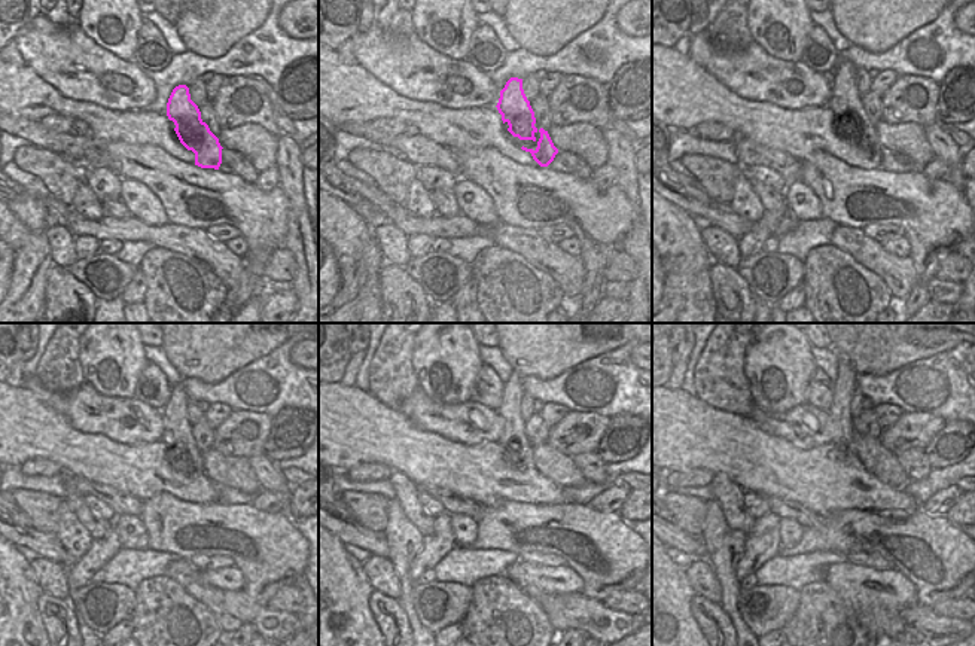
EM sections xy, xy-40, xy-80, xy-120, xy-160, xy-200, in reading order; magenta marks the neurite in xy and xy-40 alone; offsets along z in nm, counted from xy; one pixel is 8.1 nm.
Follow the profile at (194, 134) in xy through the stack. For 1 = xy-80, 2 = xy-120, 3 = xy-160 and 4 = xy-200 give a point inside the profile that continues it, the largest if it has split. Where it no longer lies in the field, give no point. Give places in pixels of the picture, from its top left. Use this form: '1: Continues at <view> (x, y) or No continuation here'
1: Continues at xy-80 (846, 101)
2: Continues at xy-120 (177, 430)
3: Continues at xy-160 (509, 410)
4: Continues at xy-200 (846, 384).

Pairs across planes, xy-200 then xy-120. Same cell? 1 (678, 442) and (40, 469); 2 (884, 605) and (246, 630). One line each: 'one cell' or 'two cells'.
1: two cells
2: two cells

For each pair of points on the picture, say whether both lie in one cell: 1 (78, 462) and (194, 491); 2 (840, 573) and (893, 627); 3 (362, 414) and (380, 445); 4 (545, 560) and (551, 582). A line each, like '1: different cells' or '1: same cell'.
1: same cell
2: same cell
3: same cell
4: different cells

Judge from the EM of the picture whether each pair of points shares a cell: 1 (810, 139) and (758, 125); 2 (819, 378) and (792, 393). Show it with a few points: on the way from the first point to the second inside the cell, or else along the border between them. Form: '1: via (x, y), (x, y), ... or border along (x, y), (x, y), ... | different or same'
1: via (797, 131), (771, 125) | same
2: border along (817, 368), (809, 383), (804, 401) | different

